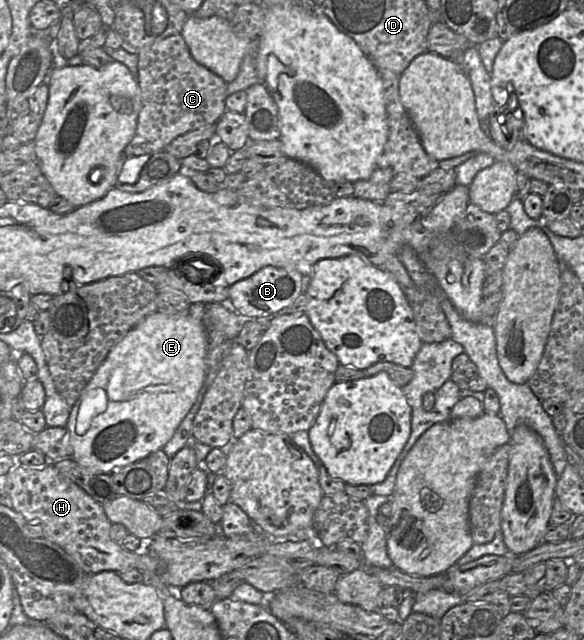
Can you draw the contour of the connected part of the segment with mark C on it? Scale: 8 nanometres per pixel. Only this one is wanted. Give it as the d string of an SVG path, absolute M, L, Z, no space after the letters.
M181 34L170 35L138 54L137 83L142 107L135 135L123 151L122 167L127 158L152 155L189 131L216 124L226 112L227 83L194 60Z

